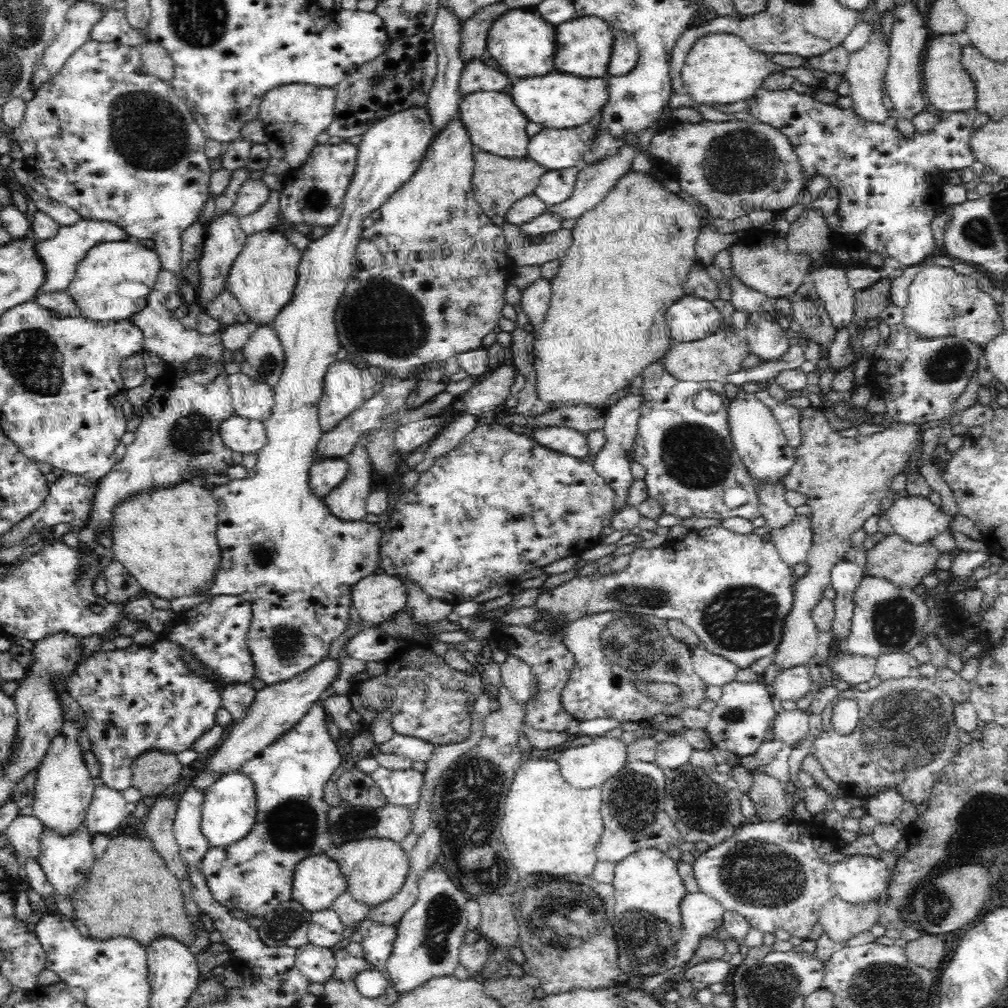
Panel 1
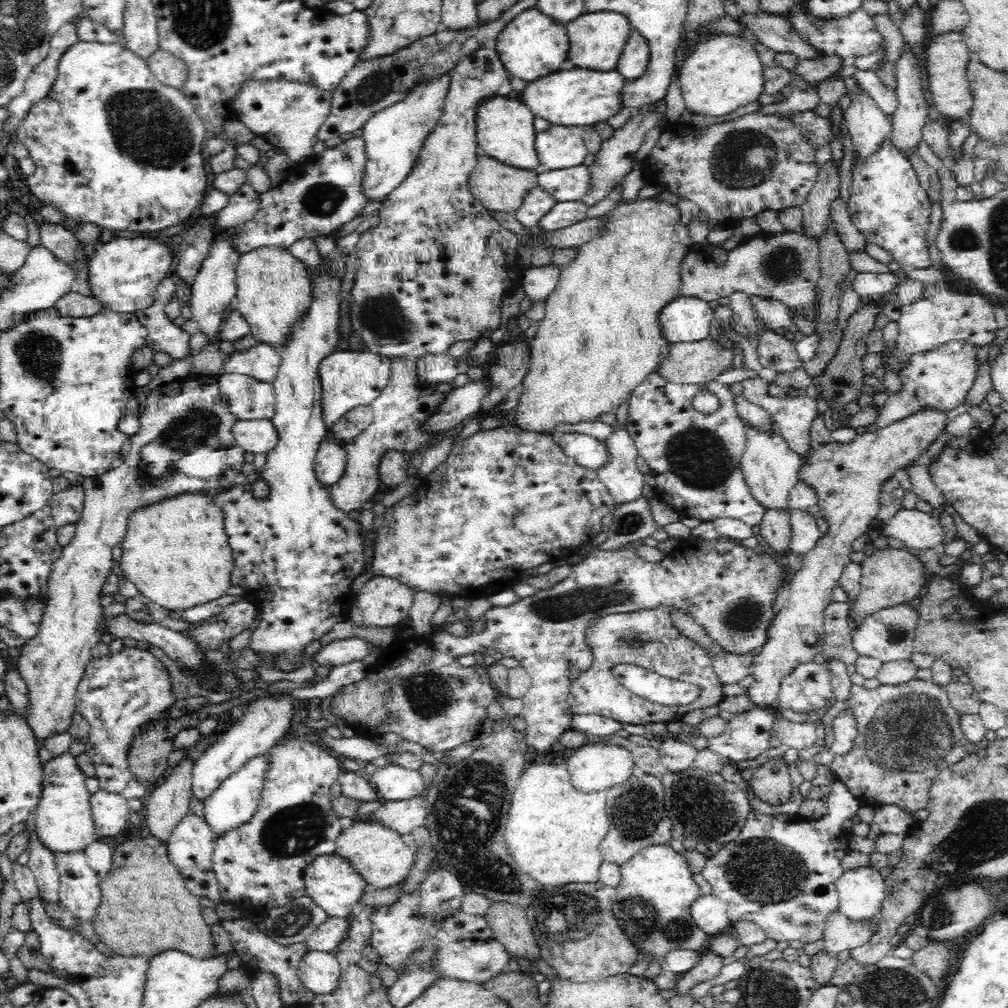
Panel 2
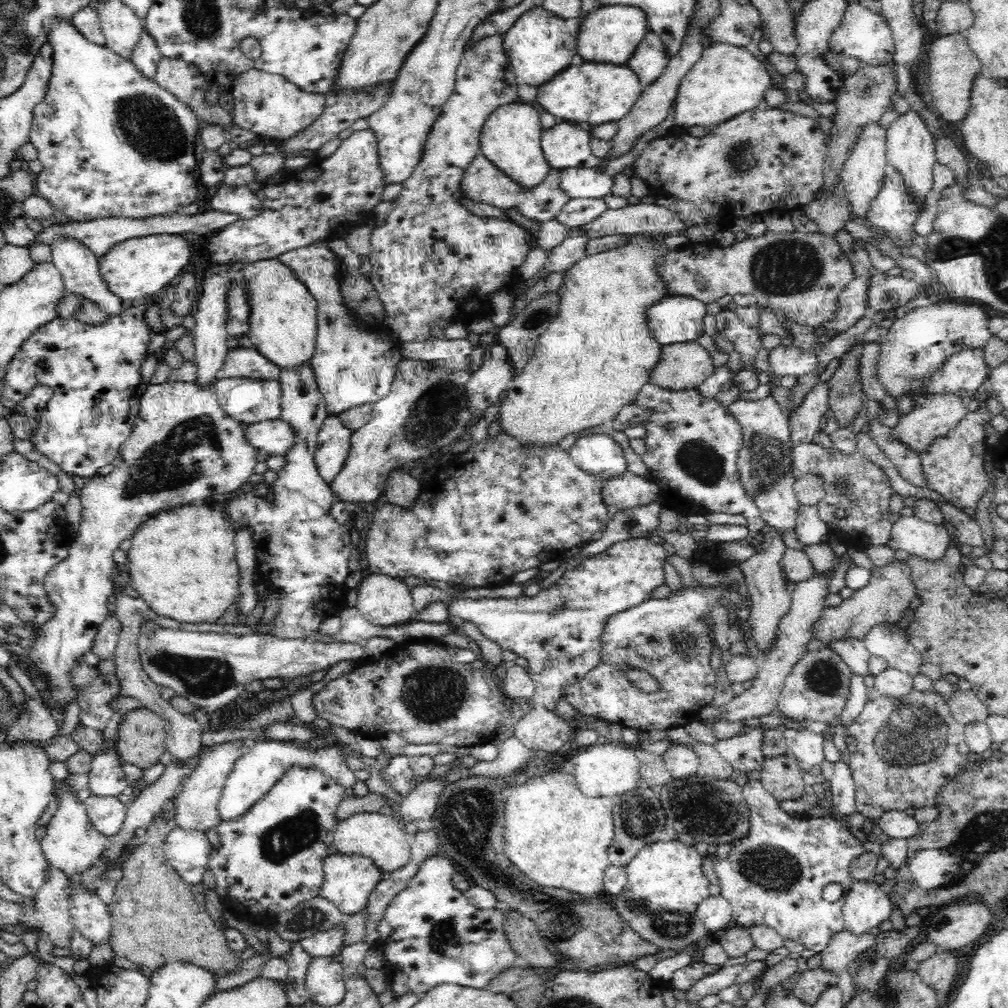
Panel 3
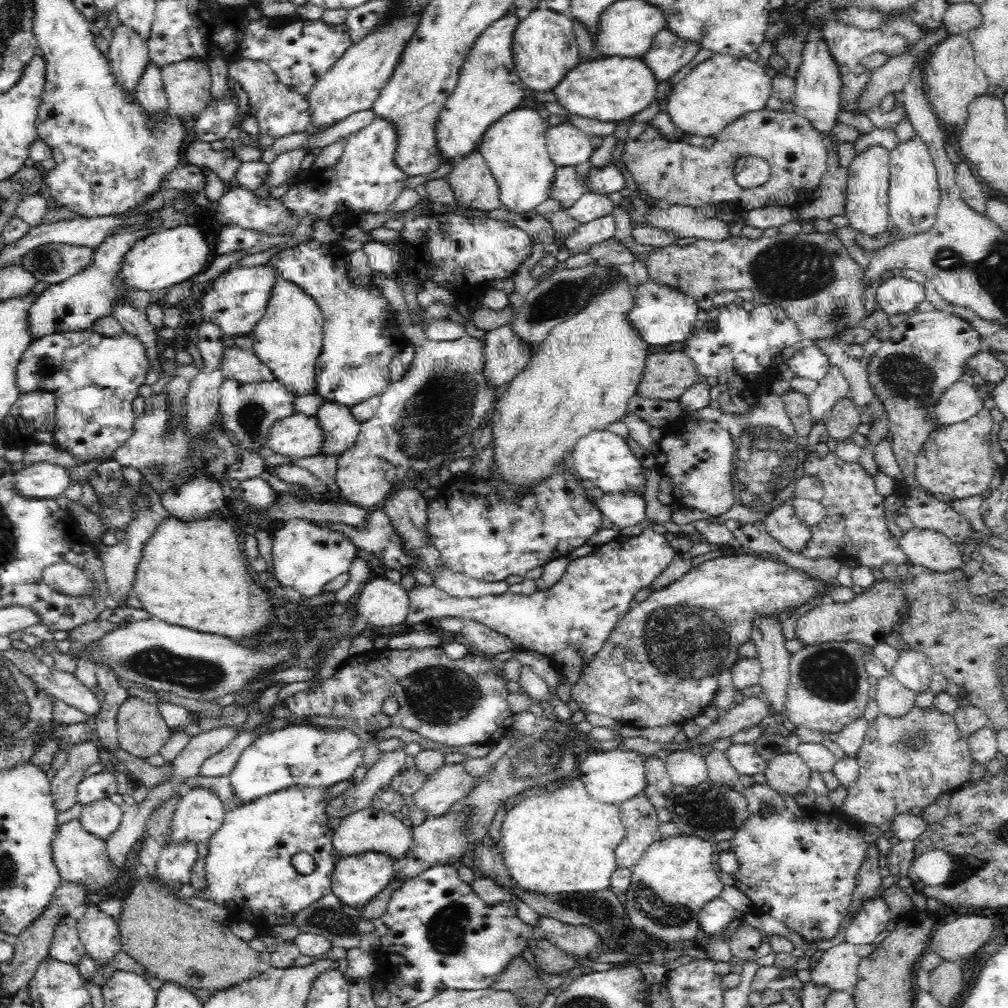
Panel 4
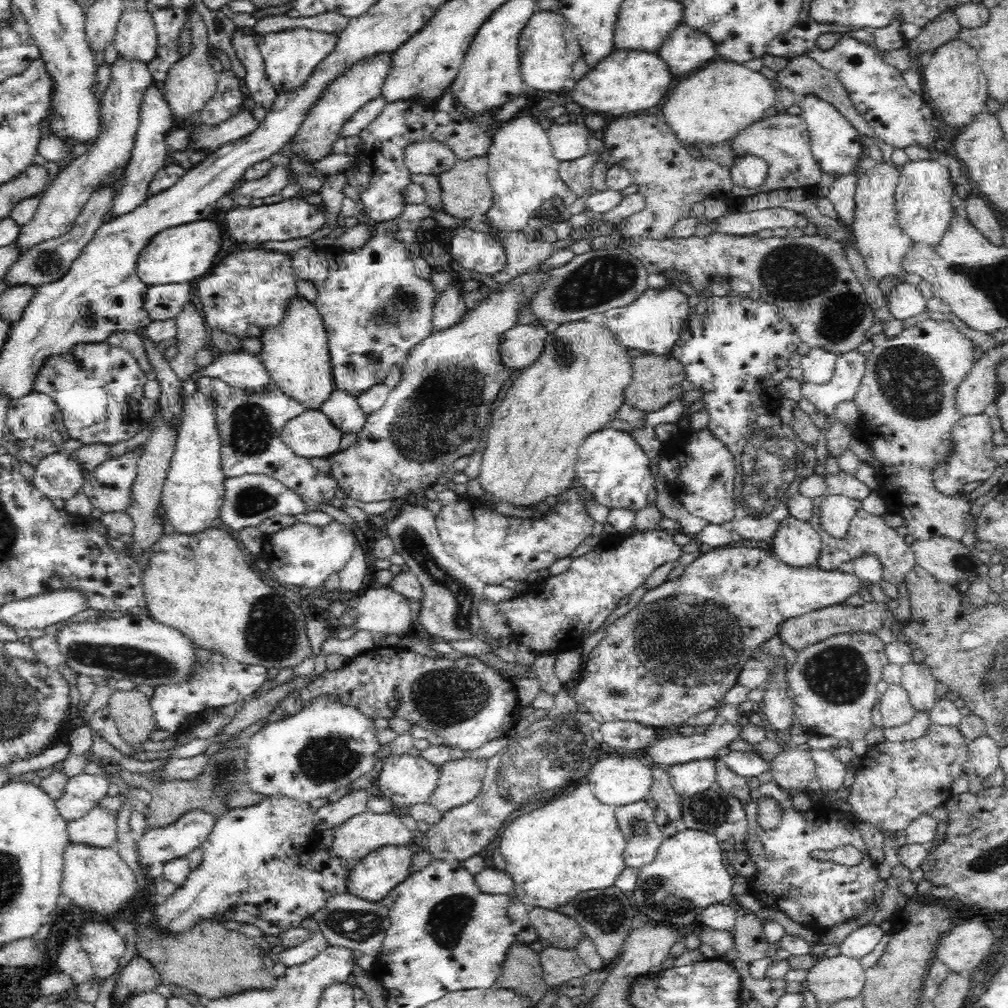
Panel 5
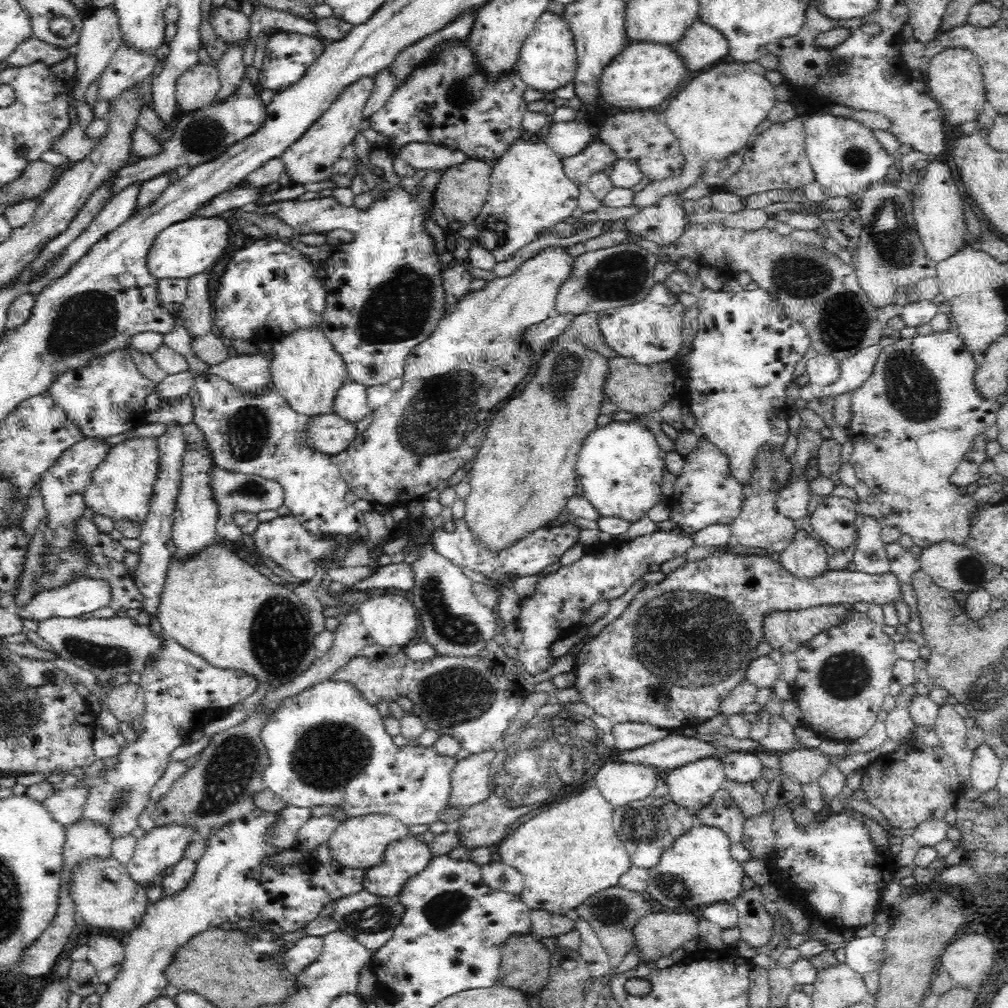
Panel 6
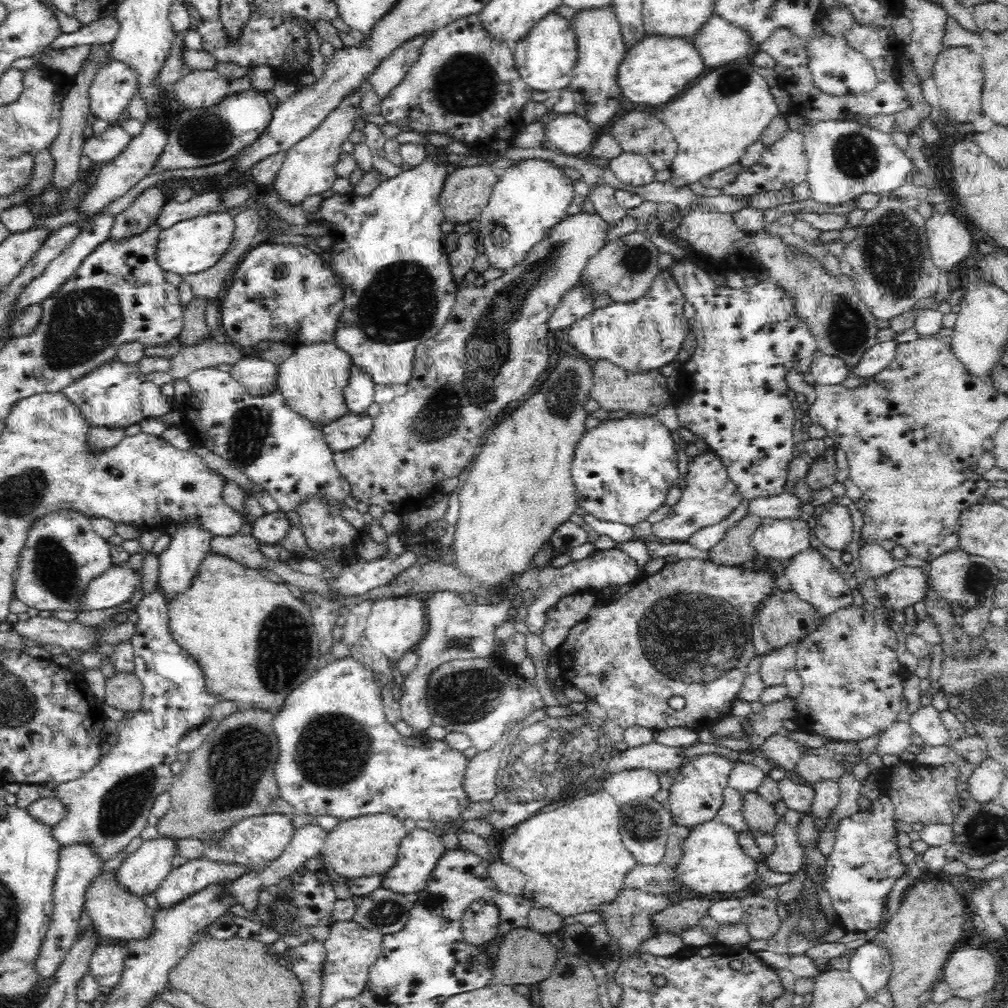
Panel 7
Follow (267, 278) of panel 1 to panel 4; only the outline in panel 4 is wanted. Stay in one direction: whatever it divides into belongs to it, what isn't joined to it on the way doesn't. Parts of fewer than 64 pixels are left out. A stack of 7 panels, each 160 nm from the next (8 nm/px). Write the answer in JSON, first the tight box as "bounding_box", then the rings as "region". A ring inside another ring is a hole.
{"bounding_box":[249,277,324,395],"region":[[[279,277],[272,286],[264,316],[249,334],[255,355],[294,395],[317,394],[316,360],[322,350],[323,324],[324,317],[318,303],[297,284]]]}

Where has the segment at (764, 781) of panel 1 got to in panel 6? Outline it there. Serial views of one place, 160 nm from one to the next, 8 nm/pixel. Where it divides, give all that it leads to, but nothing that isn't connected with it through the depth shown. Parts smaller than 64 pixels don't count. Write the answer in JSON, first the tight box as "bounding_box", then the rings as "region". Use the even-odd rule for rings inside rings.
{"bounding_box":[779,747,833,784],"region":[[[797,747],[792,752],[779,755],[780,773],[800,784],[817,782],[818,778],[828,770],[833,758],[819,750]]]}

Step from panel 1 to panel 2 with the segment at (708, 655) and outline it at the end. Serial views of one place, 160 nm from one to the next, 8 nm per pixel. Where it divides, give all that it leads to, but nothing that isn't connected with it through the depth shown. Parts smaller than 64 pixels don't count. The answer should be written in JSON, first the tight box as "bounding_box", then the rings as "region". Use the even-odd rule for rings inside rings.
{"bounding_box":[710,653,753,684],"region":[[[717,653],[710,654],[714,673],[720,682],[725,684],[736,684],[751,675],[751,664],[753,656],[750,653]]]}

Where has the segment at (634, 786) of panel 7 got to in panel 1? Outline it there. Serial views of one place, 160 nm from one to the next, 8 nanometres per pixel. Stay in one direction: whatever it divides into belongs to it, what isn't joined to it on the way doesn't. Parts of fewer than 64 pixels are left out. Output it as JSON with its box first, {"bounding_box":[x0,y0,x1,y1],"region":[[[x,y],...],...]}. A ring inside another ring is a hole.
{"bounding_box":[557,735,627,790],"region":[[[604,735],[604,738],[594,738],[590,744],[570,748],[563,746],[557,761],[564,780],[570,786],[588,790],[592,786],[602,786],[623,768],[627,762],[627,745],[620,739]]]}

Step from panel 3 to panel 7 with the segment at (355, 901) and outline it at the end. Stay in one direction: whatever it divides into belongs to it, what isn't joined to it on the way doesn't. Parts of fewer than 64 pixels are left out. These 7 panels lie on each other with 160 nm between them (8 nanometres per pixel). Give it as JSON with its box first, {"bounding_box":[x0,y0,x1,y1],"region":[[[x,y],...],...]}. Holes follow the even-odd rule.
{"bounding_box":[382,827,446,897],"region":[[[415,827],[402,838],[402,842],[398,846],[396,864],[388,870],[388,873],[382,875],[382,888],[388,891],[392,890],[392,892],[396,892],[397,894],[415,897],[417,893],[425,890],[431,873],[434,871],[434,866],[436,866],[436,862],[442,858],[442,854],[446,850],[441,837],[436,836],[433,830]]]}

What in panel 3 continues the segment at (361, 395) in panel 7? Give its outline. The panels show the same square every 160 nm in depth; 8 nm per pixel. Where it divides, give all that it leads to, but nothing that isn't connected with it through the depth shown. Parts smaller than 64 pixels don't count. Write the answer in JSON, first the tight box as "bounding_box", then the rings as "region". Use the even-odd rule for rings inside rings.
{"bounding_box":[314,413,353,483],"region":[[[328,413],[328,418],[320,428],[318,445],[314,461],[320,477],[327,483],[336,478],[344,468],[349,451],[353,431],[344,426],[339,415]]]}

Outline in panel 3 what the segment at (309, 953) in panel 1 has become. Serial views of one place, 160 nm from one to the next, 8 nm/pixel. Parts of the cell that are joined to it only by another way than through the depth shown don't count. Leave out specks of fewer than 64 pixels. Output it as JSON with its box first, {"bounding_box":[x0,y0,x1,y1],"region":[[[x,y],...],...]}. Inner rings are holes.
{"bounding_box":[306,957,345,1005],"region":[[[314,957],[306,970],[306,988],[314,1005],[341,1004],[345,996],[345,978],[338,957]]]}

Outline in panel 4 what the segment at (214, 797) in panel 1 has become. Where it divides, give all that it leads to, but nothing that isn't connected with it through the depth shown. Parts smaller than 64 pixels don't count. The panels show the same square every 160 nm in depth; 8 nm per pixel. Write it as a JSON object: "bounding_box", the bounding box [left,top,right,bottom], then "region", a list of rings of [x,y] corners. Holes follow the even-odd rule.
{"bounding_box":[230,725,364,806],"region":[[[290,725],[284,729],[266,732],[250,745],[239,757],[234,770],[230,772],[230,783],[236,806],[248,804],[257,798],[286,790],[288,786],[334,786],[352,777],[354,770],[363,763],[364,750],[360,749],[361,739],[348,728],[316,727],[316,725]]]}

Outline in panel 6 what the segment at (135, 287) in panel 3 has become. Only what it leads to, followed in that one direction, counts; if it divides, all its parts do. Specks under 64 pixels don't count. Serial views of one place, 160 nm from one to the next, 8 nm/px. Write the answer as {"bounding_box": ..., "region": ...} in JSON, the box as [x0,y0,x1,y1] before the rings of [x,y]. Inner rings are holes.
{"bounding_box":[146,216,230,280],"region":[[[194,216],[165,228],[156,236],[146,256],[150,273],[160,280],[161,278],[190,278],[212,269],[226,248],[228,230],[230,230],[228,222],[219,216],[212,218]]]}

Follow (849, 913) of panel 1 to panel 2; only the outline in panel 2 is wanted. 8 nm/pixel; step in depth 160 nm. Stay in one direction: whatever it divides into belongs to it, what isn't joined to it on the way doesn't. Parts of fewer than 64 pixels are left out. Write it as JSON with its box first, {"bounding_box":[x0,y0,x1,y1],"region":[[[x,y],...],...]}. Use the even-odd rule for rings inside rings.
{"bounding_box":[824,910,875,953],"region":[[[840,910],[830,914],[824,926],[824,942],[826,953],[837,953],[853,950],[870,941],[875,934],[870,930],[870,921],[850,921]]]}

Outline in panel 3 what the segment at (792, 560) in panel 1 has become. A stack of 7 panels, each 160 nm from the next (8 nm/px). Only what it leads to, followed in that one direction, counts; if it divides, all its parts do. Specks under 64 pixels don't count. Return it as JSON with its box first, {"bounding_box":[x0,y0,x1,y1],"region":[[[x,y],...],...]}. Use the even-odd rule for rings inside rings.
{"bounding_box":[795,505,830,547],"region":[[[800,505],[796,522],[795,533],[804,547],[829,542],[830,529],[820,518],[816,505]]]}

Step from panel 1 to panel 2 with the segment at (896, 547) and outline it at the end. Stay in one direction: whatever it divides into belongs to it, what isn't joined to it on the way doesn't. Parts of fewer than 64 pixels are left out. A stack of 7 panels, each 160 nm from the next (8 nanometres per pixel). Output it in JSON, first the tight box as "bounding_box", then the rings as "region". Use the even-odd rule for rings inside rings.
{"bounding_box":[849,548,927,628],"region":[[[878,548],[871,555],[864,557],[860,565],[862,565],[861,591],[849,606],[849,623],[854,628],[860,624],[862,618],[874,614],[876,610],[910,602],[919,596],[922,586],[927,583],[924,564],[906,548]]]}

